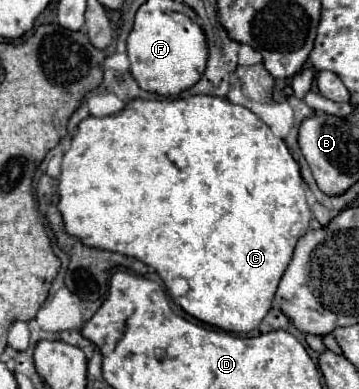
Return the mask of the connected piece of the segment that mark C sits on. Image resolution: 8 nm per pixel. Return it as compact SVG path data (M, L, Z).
M193 95L187 99L165 99L165 101L135 99L135 101L127 103L127 107L119 115L111 115L111 117L103 117L103 119L101 117L83 119L79 123L77 135L73 137L71 149L63 155L61 177L59 177L59 205L57 207L63 215L67 233L79 237L85 245L139 259L145 265L155 267L155 271L161 275L165 285L169 285L177 277L187 279L191 289L187 295L179 297L179 305L183 307L183 311L207 325L219 327L229 333L249 333L269 313L269 309L273 305L273 295L281 281L281 275L285 273L285 269L293 257L295 243L299 241L299 237L303 237L309 231L309 221L313 217L311 209L307 205L303 187L301 187L299 165L291 157L285 141L275 137L271 133L271 129L249 109L235 105L221 97L211 97L211 95Z

